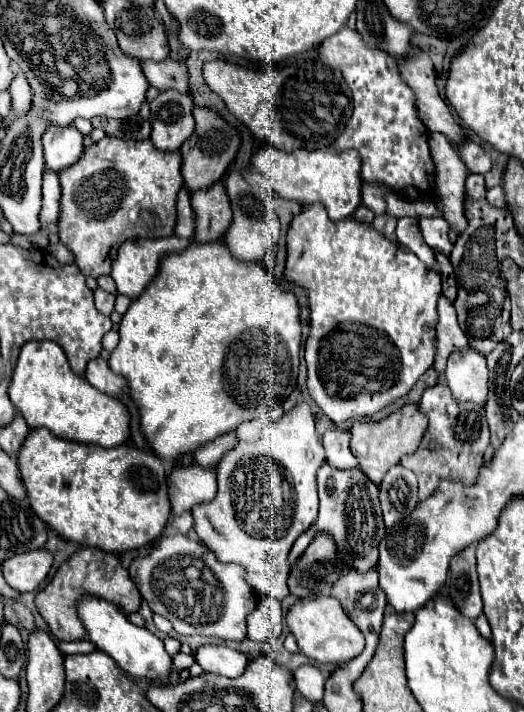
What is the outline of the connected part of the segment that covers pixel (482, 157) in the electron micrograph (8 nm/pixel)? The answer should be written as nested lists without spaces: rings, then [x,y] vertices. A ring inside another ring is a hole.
[[[466,141],[456,149],[456,153],[472,173],[488,173],[492,169],[492,157],[478,143]]]

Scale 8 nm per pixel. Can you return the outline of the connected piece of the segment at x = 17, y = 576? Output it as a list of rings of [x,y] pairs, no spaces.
[[[34,549],[6,559],[2,563],[2,573],[10,587],[28,593],[40,587],[52,567],[52,561],[54,557],[48,549]]]

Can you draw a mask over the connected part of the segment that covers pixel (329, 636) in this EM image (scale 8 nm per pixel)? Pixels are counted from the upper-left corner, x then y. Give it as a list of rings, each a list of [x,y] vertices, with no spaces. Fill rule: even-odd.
[[[316,597],[298,601],[286,615],[286,623],[304,655],[316,663],[346,663],[364,649],[364,635],[344,613],[336,597]]]

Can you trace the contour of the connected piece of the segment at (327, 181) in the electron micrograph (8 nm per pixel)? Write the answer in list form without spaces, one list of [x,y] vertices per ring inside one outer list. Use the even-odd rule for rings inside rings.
[[[264,145],[252,155],[252,165],[270,179],[272,191],[276,191],[284,199],[292,199],[306,205],[316,201],[326,205],[328,217],[334,221],[352,217],[352,213],[362,203],[360,187],[360,155],[358,151],[338,151],[334,147],[320,147],[316,151],[298,149],[298,151],[282,151],[274,145]]]

